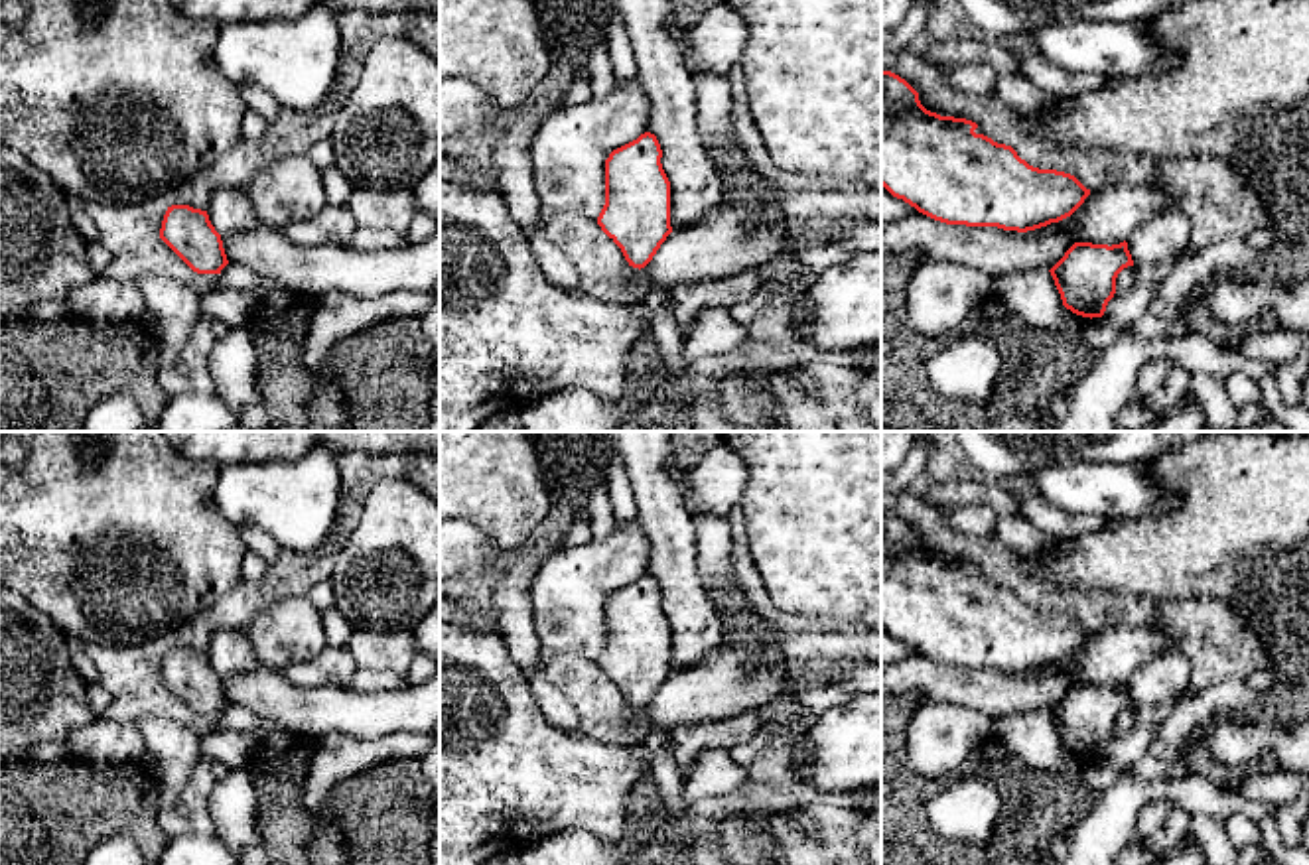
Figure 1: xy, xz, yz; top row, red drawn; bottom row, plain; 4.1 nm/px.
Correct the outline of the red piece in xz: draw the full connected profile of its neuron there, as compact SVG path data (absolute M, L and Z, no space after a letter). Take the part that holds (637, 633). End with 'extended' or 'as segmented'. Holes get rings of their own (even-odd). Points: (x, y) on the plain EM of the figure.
M645 573L605 601L605 646L597 666L629 703L623 725L639 717L672 674L670 623L660 599L656 577Z; extended

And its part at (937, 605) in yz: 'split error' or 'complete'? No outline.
complete

